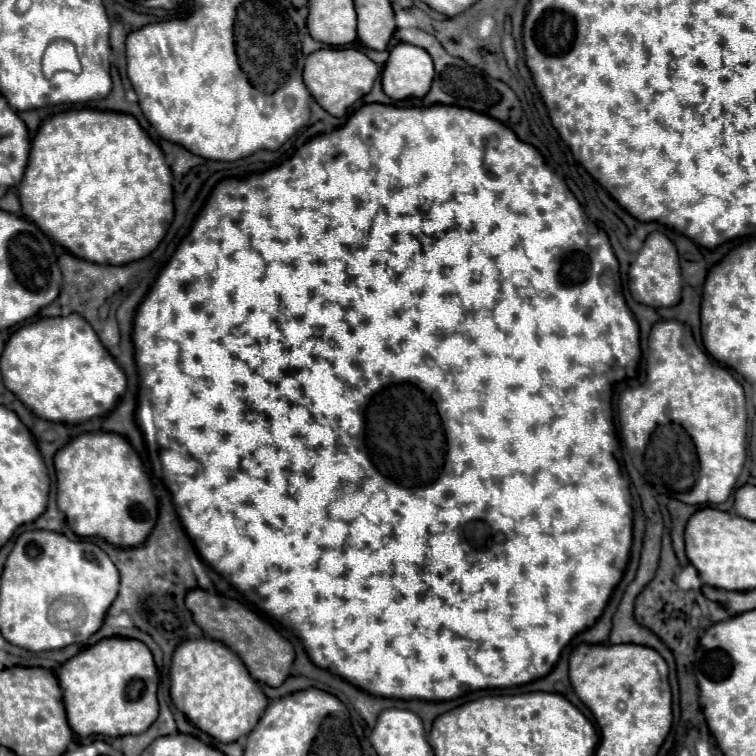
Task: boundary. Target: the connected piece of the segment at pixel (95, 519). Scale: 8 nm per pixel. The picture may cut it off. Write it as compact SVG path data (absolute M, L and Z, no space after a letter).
M114 432L80 434L56 452L54 466L56 466L58 508L66 514L66 522L74 534L82 538L98 536L118 548L134 548L148 538L158 518L158 502L136 450L128 444L124 436Z

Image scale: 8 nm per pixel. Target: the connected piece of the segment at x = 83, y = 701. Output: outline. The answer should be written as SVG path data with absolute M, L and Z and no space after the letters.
M104 638L62 664L58 682L64 692L68 724L78 736L140 734L158 718L158 674L152 652L140 640Z

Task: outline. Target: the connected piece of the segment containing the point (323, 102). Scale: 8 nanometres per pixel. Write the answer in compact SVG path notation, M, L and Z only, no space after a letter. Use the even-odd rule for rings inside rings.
M328 48L328 50L318 50L306 56L304 64L304 84L312 98L332 116L342 118L346 110L366 96L372 90L374 80L378 78L380 68L360 50L354 48Z

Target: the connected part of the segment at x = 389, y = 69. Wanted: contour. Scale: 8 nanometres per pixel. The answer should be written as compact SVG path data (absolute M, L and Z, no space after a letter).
M396 44L382 70L382 88L392 100L424 98L434 78L434 64L424 48Z

